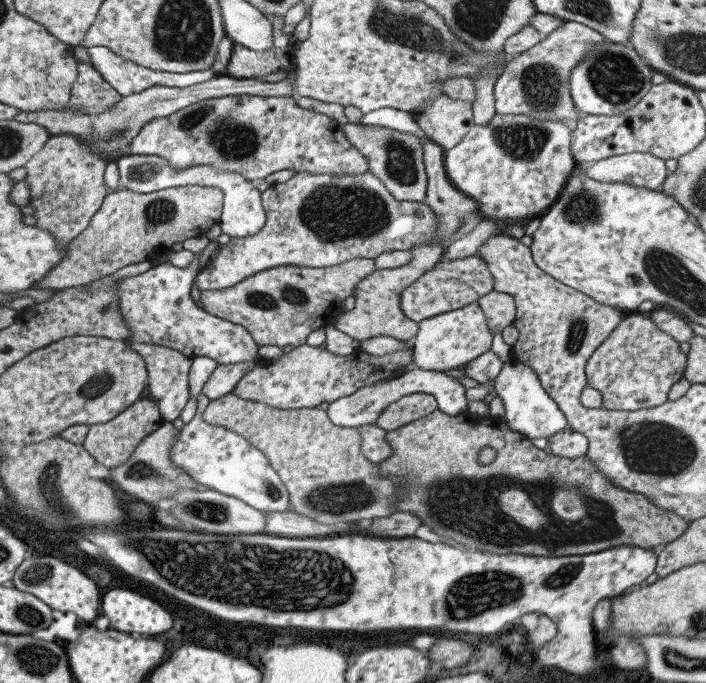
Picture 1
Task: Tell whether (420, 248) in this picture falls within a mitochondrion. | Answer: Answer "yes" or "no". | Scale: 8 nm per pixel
no

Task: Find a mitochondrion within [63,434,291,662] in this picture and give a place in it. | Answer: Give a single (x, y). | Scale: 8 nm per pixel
(212, 511)

